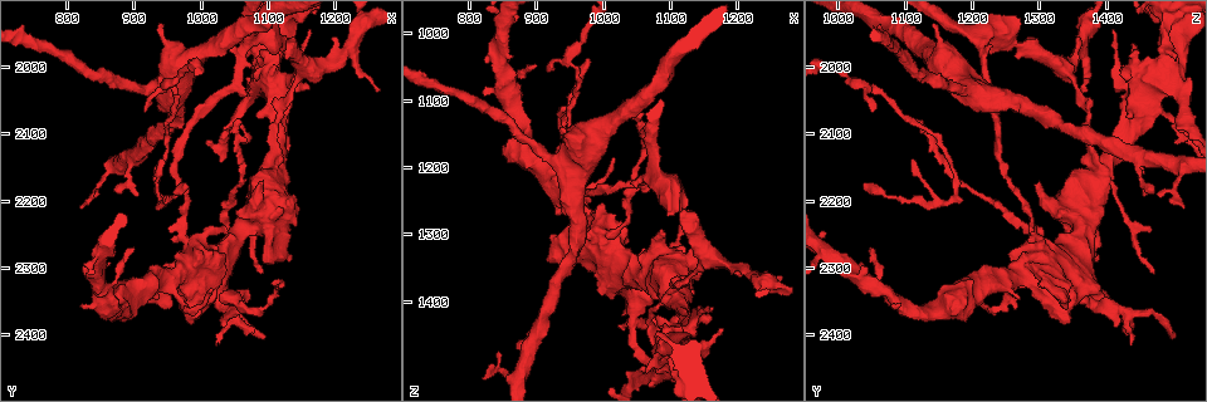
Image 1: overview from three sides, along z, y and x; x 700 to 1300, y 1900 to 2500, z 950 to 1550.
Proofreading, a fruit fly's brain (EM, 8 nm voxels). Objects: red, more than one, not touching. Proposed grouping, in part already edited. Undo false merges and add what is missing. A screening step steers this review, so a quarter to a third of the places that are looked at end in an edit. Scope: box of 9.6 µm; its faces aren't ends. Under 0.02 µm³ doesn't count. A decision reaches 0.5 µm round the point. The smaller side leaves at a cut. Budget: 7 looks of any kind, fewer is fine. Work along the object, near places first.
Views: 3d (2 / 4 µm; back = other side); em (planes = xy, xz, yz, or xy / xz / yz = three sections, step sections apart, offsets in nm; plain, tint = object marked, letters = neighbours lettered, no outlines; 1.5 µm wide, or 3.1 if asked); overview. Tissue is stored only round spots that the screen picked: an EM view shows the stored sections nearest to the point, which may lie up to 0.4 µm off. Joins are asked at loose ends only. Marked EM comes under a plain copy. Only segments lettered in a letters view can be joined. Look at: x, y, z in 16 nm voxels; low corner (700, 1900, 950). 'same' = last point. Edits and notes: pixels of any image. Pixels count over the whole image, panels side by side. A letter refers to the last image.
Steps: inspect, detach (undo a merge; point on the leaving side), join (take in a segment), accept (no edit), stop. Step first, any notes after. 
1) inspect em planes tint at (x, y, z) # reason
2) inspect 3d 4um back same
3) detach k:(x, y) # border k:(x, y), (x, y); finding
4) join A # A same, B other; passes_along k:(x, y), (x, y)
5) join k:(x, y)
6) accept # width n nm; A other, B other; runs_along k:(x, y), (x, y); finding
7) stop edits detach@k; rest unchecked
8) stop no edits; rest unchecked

inspect 3d 4um at (1065, 2110, 1505) # tapers out

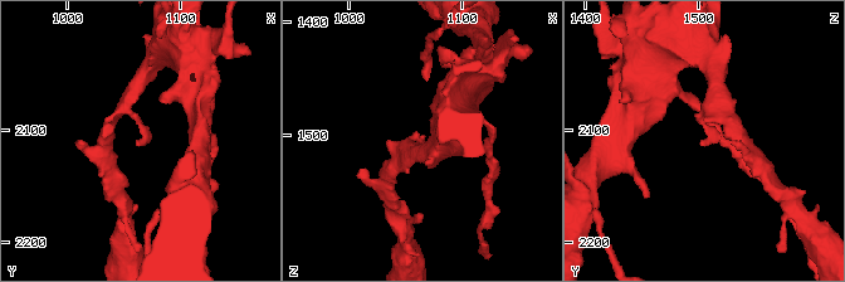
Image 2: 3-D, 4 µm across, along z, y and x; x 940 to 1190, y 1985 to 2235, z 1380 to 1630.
inspect em planes letters at (1066, 2112, 1506) # need the tissue

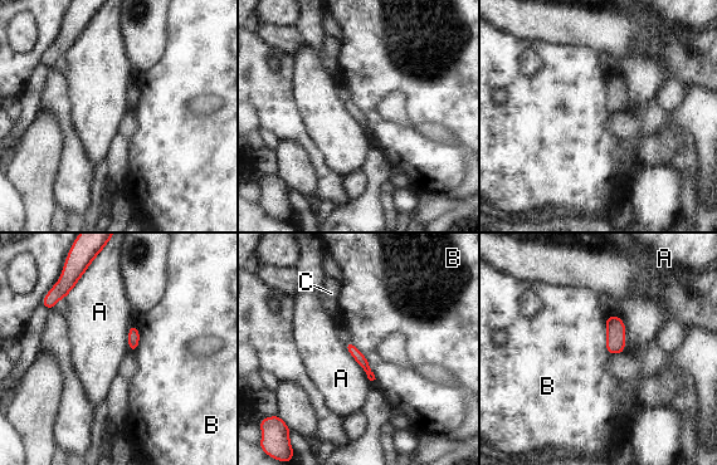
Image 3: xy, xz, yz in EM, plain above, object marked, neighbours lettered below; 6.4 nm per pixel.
accept # longest_contact B 260 nm; A other, B other, C other; border 3:(606, 316), (606, 351), (610, 355); no lettered segment goes on from it

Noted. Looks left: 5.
inspect 3d 2um at (1025, 2415, 1435) # an open end

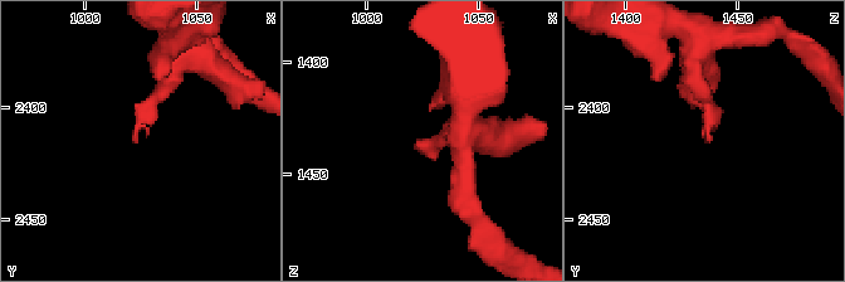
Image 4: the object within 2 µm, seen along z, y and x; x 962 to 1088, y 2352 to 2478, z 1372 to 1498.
inspect em planes letters at (1022, 2415, 1437)

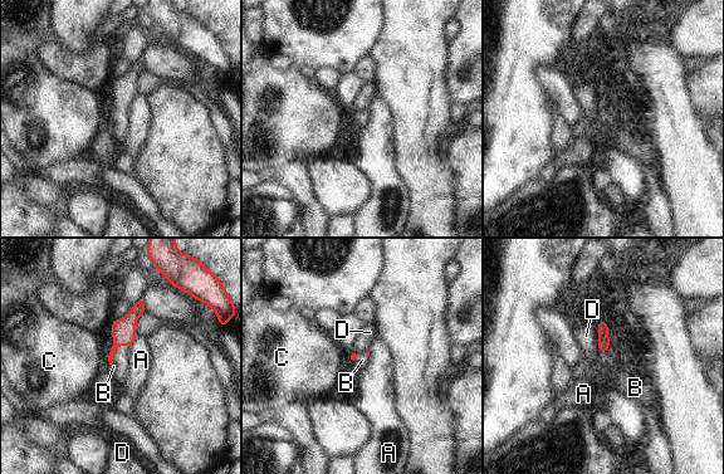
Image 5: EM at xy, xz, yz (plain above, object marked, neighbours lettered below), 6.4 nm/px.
join B # longest_contact D 200 nm; A other, B same, C other, D other; passes_along 5:(123, 330), (115, 351), (121, 358); the cell continues

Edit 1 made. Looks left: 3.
stop edits join@5; rest unchecked

